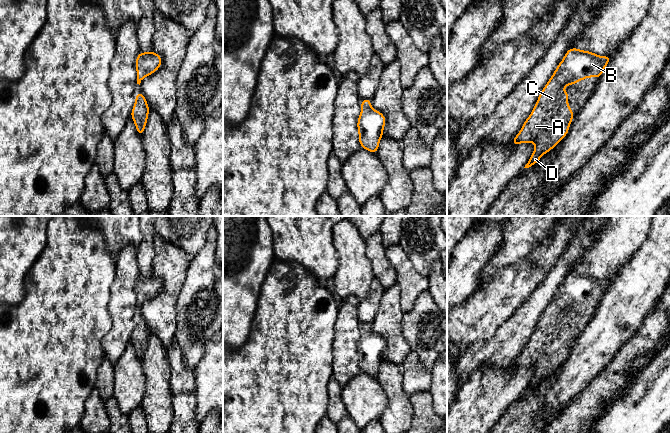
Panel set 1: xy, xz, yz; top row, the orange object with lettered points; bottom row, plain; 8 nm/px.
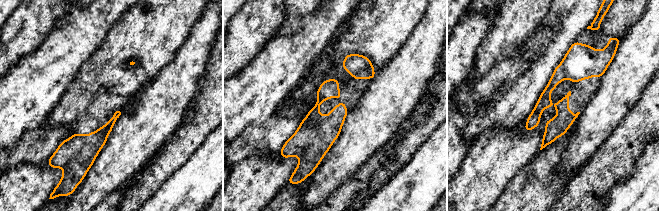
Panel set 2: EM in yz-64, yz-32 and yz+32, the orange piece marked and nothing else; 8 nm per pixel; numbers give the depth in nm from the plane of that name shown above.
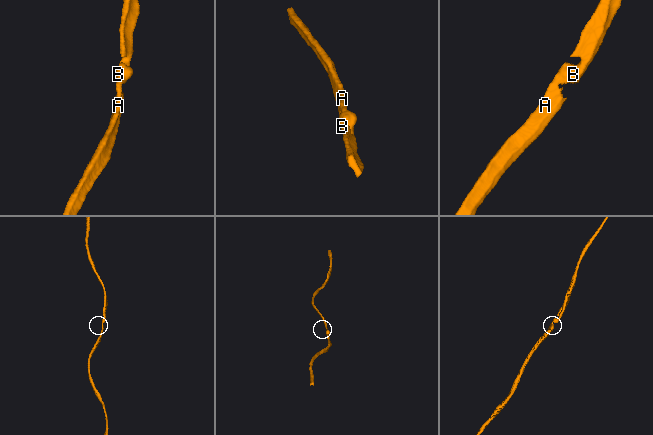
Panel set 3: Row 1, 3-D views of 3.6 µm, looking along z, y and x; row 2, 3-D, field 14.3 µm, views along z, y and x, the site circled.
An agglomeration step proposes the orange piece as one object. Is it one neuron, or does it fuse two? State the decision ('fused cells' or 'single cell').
single cell

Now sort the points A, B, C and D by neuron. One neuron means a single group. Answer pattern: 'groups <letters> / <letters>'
groups A B C D

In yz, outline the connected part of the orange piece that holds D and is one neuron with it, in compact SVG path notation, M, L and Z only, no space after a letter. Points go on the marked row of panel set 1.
M575 47L567 50L512 141L513 146L529 142L535 144L534 152L524 168L535 165L568 134L576 113L568 105L569 93L564 91L564 86L571 86L585 78L599 79L610 60L609 56L599 56Z

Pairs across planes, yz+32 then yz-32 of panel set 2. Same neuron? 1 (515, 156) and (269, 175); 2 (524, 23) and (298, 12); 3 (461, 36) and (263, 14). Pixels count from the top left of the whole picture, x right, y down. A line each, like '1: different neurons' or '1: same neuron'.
1: same neuron
2: same neuron
3: same neuron

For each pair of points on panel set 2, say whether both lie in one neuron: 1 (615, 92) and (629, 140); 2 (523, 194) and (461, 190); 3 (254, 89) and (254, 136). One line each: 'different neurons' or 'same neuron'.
1: different neurons
2: different neurons
3: different neurons

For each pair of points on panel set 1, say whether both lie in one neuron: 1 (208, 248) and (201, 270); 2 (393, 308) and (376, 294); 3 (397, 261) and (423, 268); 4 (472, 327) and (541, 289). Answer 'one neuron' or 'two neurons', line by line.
1: one neuron
2: two neurons
3: two neurons
4: two neurons

